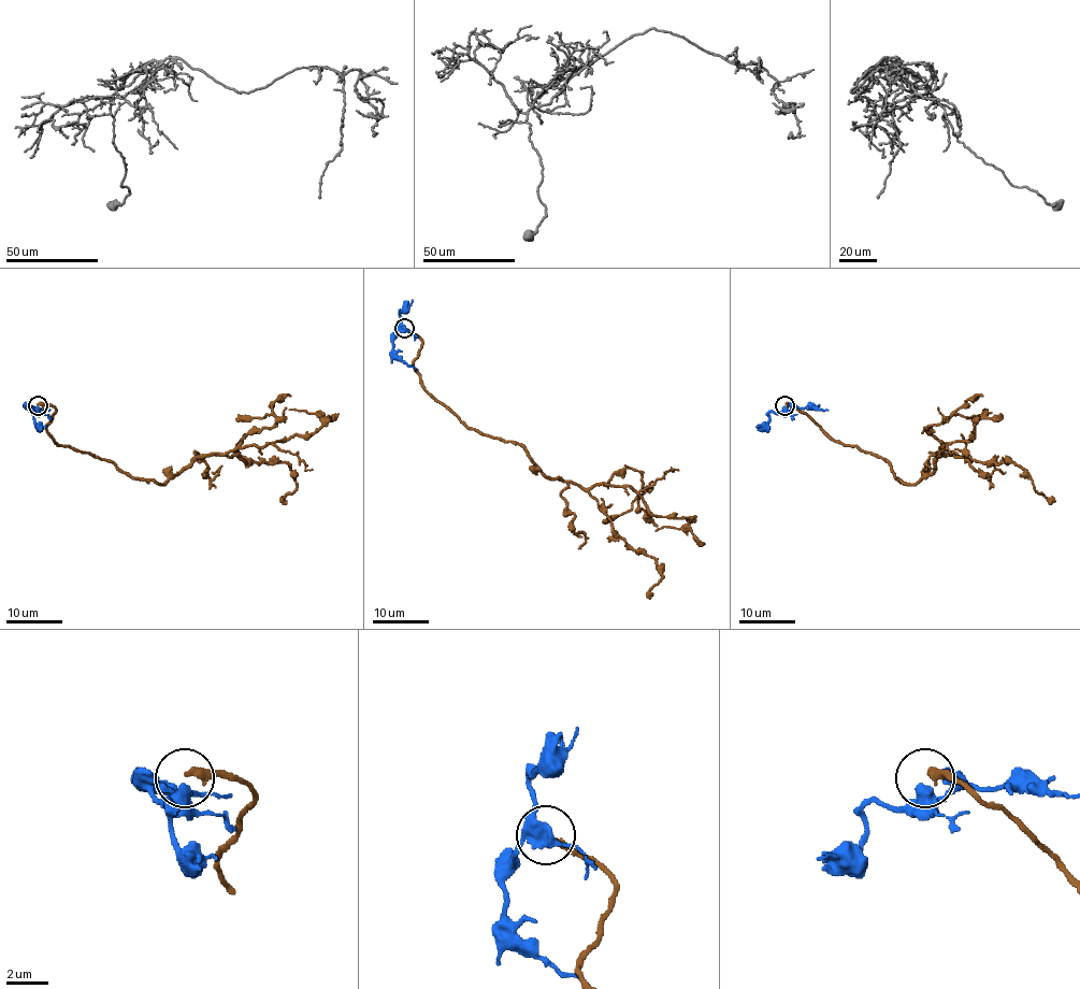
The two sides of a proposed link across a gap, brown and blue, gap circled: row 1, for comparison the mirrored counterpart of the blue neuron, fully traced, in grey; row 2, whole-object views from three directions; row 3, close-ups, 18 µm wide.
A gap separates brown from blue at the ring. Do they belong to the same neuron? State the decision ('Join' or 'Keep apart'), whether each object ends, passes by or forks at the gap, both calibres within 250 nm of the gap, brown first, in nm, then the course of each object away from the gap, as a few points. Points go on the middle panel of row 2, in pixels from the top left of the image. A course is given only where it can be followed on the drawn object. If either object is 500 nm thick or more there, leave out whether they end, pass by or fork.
Keep apart. Thickness 320 nm (brown) against 600 nm. Course of brown: (404, 329), (469, 428), (689, 518), (654, 531). Course of blue: (404, 328), (397, 331), (392, 350), (417, 371)

